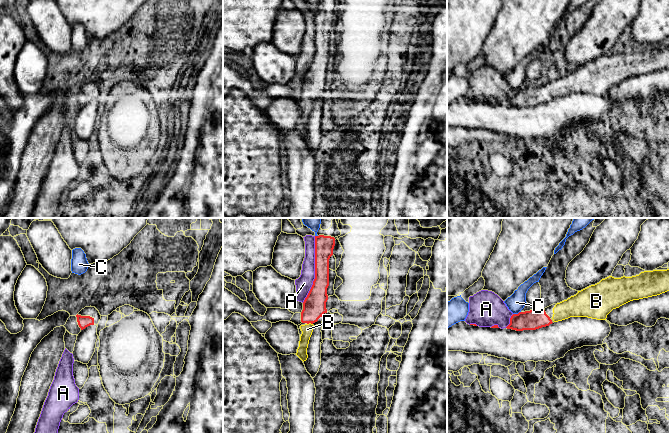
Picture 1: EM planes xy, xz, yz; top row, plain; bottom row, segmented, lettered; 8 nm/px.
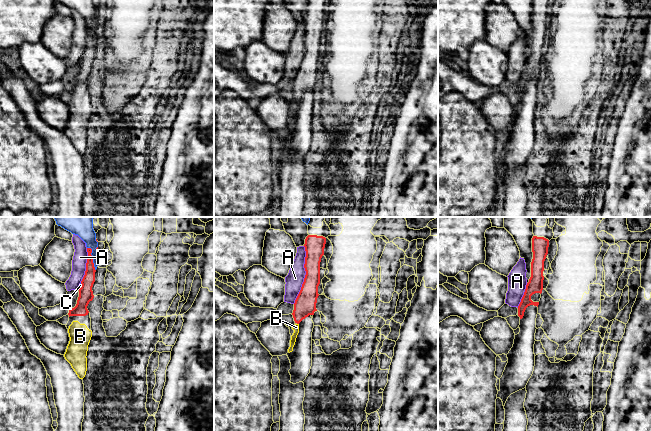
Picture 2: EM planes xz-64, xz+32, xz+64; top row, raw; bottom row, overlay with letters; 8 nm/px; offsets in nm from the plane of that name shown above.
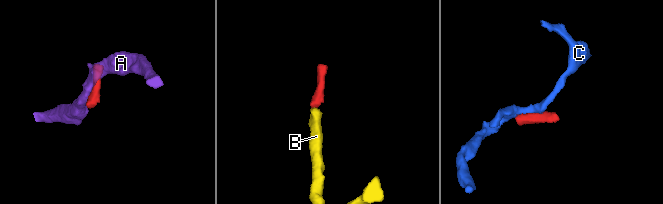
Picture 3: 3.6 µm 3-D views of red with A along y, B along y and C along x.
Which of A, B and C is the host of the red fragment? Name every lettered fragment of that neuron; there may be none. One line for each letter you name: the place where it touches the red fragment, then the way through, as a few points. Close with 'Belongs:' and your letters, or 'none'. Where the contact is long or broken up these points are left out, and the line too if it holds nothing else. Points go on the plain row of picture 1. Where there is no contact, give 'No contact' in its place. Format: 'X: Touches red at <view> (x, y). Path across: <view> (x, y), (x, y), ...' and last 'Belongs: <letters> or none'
B: Touches red at xz (309, 98). Path across: xz (314, 82), (309, 91), (309, 98), (307, 105)
Belongs: B

